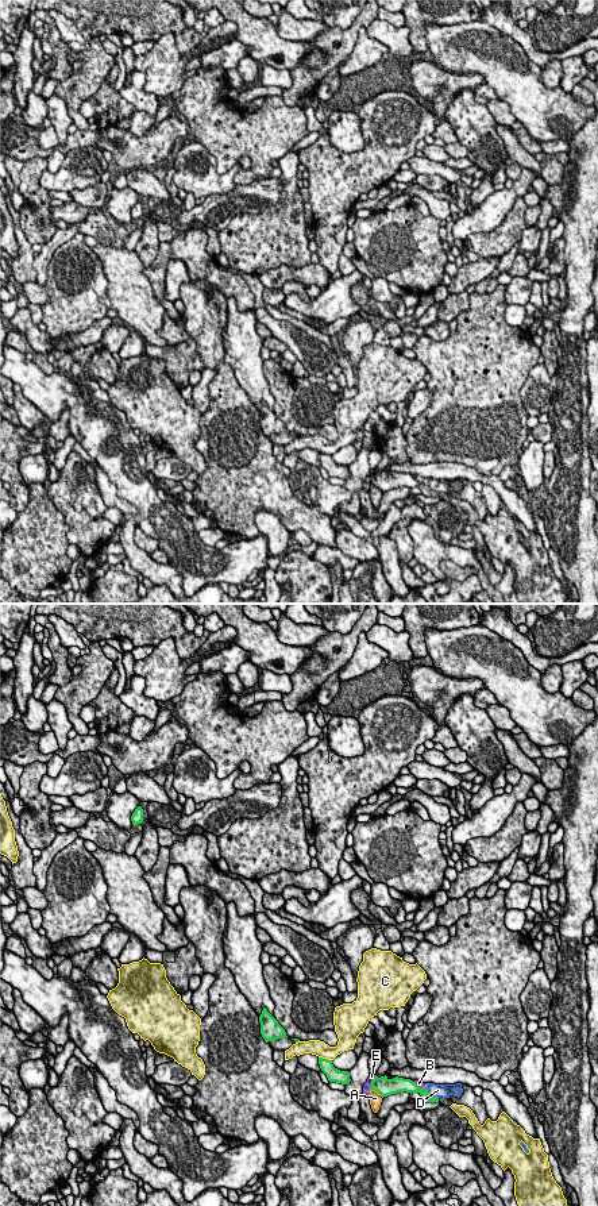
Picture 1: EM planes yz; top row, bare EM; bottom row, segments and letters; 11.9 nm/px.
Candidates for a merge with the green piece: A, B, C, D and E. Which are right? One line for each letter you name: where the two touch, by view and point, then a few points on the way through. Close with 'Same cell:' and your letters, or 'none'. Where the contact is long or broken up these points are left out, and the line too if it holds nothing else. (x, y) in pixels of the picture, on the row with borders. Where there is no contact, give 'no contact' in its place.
Same cell: none

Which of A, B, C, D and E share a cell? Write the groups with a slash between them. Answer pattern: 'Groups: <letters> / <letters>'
Groups: A / B D / C / E

